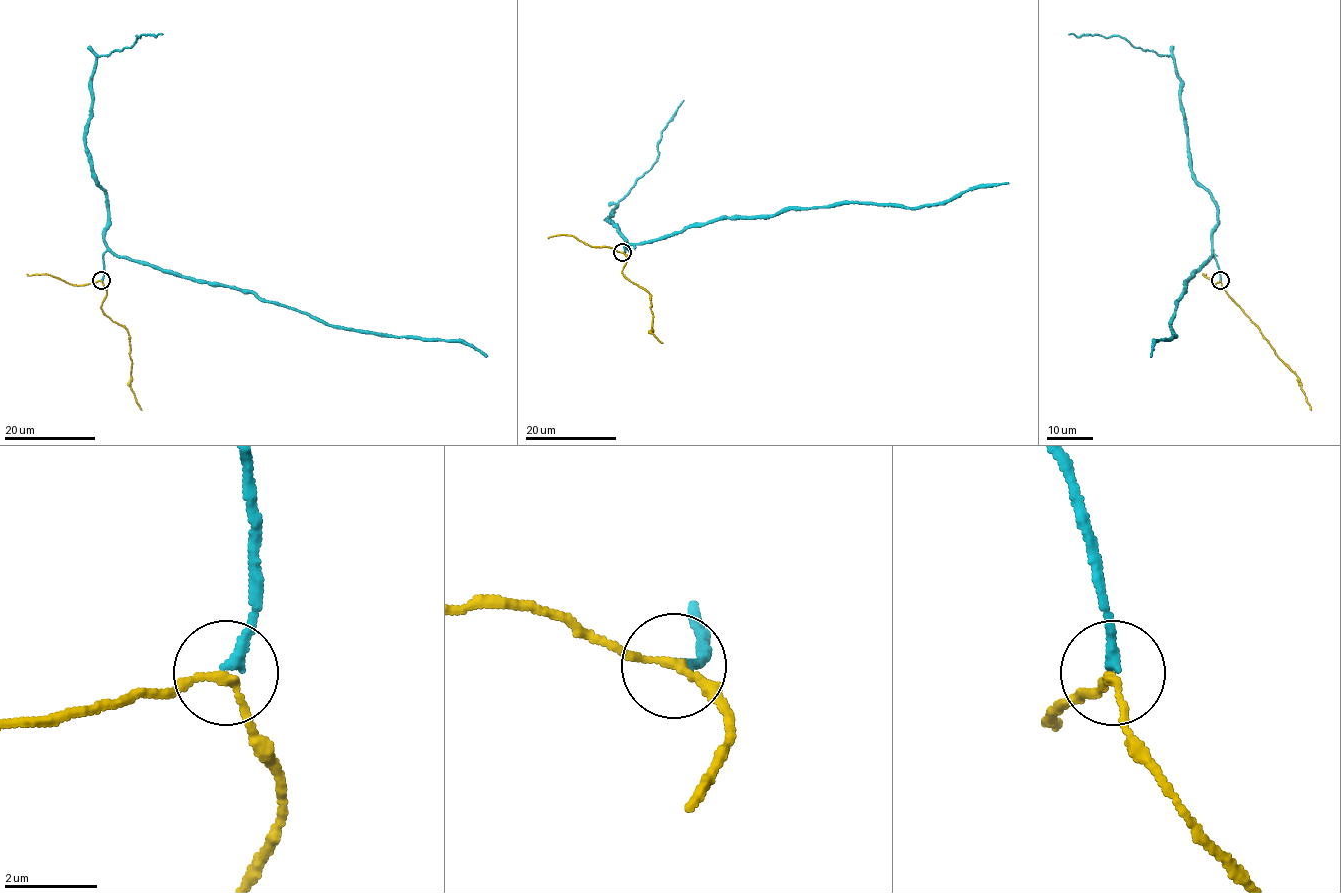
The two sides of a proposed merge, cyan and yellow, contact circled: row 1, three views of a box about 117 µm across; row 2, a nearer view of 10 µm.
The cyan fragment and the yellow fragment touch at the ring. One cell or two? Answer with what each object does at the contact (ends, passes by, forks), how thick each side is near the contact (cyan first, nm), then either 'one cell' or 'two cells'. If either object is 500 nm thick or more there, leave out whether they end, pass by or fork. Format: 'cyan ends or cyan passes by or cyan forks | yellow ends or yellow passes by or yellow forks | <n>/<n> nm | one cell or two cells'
cyan ends | yellow passes by | 240/160 nm | one cell

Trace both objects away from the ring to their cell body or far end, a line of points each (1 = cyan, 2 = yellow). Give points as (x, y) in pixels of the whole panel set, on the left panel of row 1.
1: (101, 279), (103, 255), (112, 251), (169, 272), (253, 291), (330, 325), (468, 342), (487, 356)
2: (101, 280), (106, 291), (101, 308), (128, 333), (130, 389), (142, 410)

